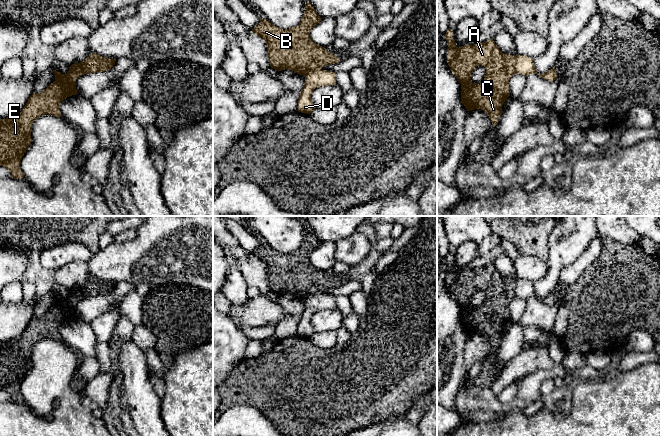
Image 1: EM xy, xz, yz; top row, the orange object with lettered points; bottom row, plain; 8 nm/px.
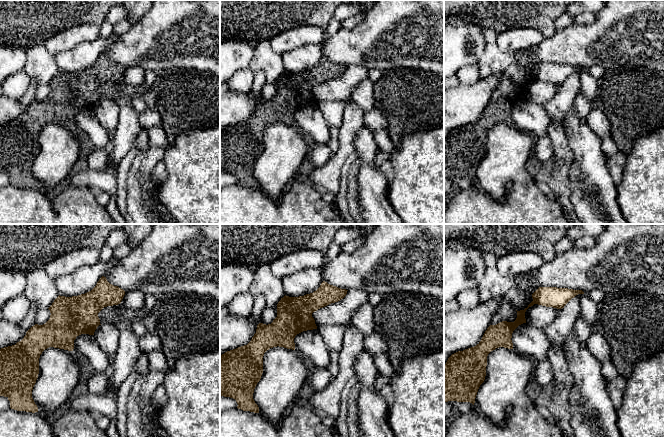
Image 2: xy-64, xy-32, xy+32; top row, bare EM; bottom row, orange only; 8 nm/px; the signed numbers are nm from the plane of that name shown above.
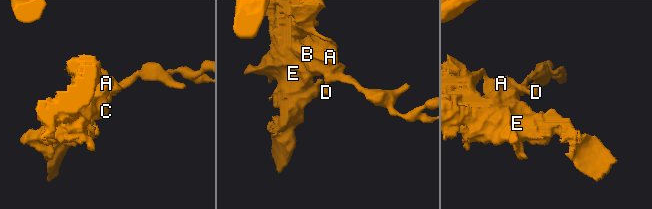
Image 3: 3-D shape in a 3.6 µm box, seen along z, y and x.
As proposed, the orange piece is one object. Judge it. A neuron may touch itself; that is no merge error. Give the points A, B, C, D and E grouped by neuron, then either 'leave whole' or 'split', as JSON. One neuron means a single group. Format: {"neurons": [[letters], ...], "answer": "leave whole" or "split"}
{"neurons": [["A", "B", "C", "E"], ["D"]], "answer": "split"}

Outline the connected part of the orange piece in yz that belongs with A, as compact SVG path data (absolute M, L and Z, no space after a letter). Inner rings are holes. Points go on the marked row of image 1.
M450 28L445 38L449 52L447 63L461 84L462 104L467 111L483 110L496 126L503 103L510 96L509 80L516 73L515 56L503 54L493 39L458 48ZM478 65L485 67L486 75L480 84L474 84L470 78Z

